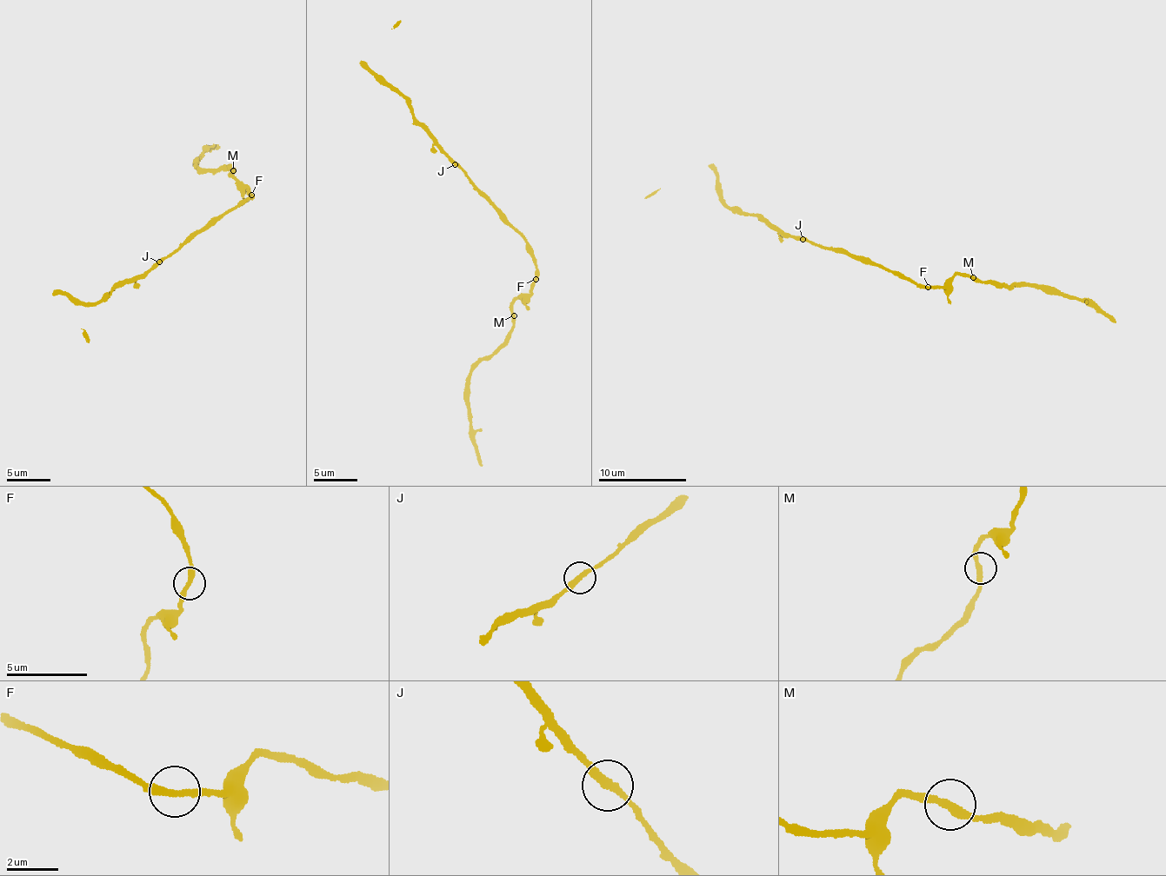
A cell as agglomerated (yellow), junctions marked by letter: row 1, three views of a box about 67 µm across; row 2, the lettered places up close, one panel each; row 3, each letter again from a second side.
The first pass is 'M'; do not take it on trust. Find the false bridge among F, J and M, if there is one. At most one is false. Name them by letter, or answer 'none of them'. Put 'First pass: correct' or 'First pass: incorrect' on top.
First pass: incorrect
none of them

